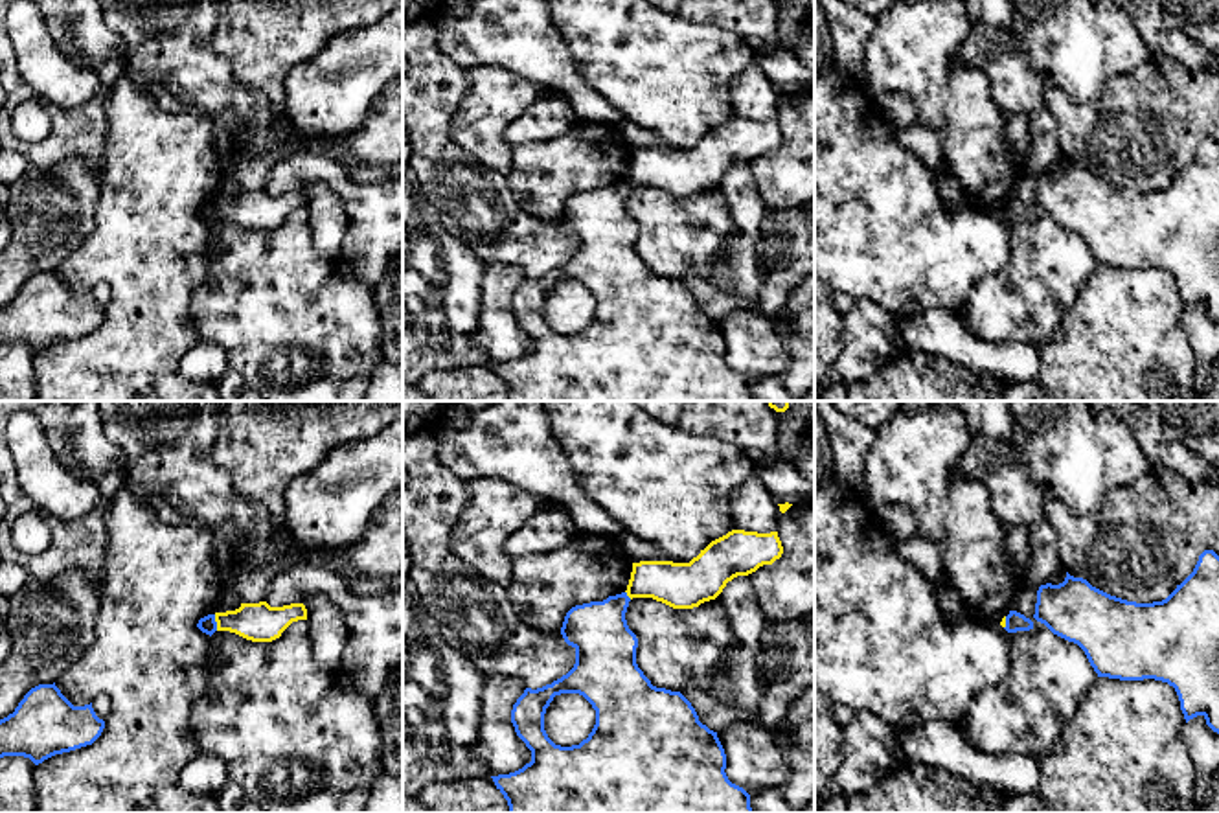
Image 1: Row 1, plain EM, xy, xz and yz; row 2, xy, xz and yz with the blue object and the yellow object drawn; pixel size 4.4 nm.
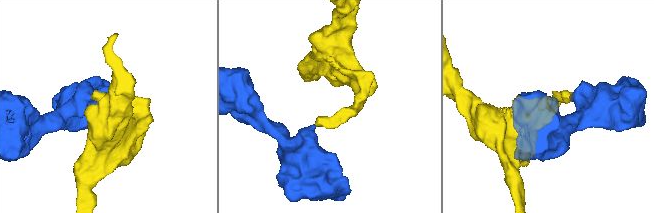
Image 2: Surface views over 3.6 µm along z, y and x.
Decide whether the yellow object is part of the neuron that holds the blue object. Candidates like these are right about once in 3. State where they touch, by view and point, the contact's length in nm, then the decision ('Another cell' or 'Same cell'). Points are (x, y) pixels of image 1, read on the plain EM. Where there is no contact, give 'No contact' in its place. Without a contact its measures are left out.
Touches blue at xy (216, 210). Shared border 70 nm. Another cell

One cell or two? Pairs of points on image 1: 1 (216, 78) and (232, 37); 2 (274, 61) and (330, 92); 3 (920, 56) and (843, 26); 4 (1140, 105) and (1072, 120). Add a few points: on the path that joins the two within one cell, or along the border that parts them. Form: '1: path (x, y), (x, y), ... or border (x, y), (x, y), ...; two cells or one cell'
1: border (216, 19), (212, 46), (252, 91); two cells
2: border (326, 45), (289, 70), (284, 111); two cells
3: border (874, 19), (861, 76); two cells
4: path (1124, 120), (1089, 120); one cell

